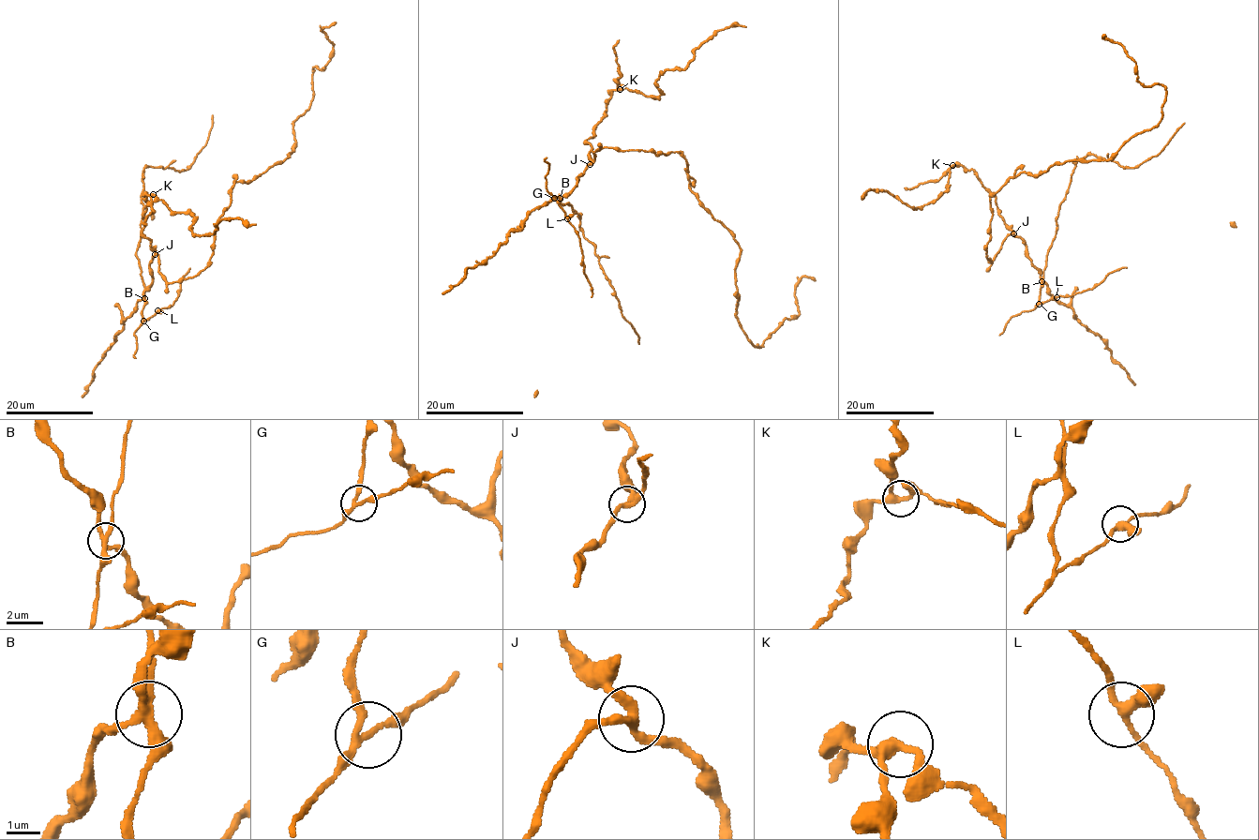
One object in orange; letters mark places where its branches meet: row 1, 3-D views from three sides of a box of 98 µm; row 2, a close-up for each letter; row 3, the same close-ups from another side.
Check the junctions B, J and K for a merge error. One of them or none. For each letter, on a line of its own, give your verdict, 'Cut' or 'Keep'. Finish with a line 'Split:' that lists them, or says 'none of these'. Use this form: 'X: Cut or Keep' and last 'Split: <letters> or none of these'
B: Cut
J: Keep
K: Keep
Split: B

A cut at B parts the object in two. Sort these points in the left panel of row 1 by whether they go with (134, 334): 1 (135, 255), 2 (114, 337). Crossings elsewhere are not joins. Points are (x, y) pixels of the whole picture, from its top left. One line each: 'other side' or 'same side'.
1: same side
2: other side

